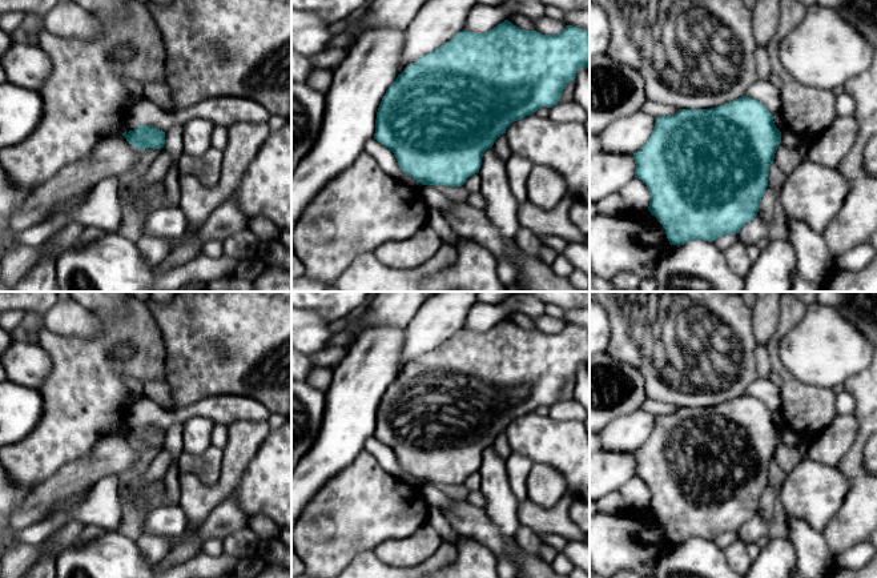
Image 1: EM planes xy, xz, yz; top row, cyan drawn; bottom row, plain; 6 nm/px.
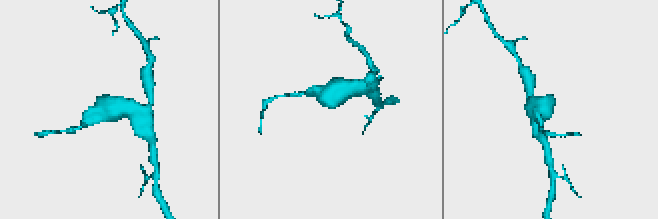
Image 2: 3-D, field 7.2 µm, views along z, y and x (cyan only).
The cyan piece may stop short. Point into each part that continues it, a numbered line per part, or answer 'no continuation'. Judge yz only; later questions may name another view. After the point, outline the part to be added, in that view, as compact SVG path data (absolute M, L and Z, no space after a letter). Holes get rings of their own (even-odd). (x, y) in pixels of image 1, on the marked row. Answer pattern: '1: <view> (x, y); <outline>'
no continuation

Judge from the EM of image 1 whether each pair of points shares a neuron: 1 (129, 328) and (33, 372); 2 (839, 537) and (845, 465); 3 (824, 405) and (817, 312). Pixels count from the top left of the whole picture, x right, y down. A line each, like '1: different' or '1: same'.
1: different
2: same
3: different

